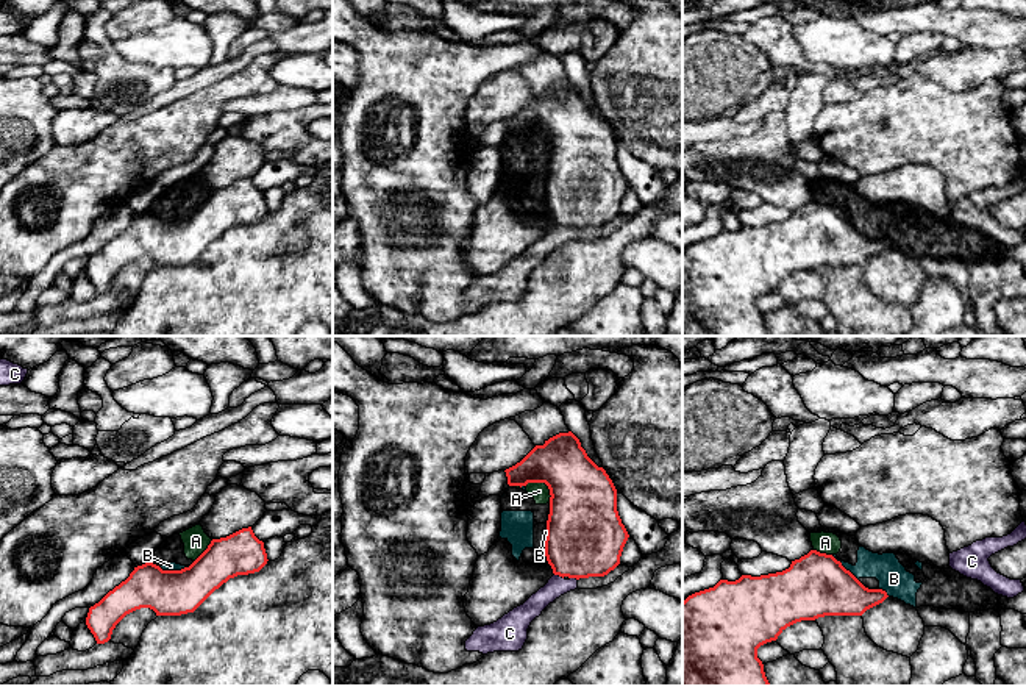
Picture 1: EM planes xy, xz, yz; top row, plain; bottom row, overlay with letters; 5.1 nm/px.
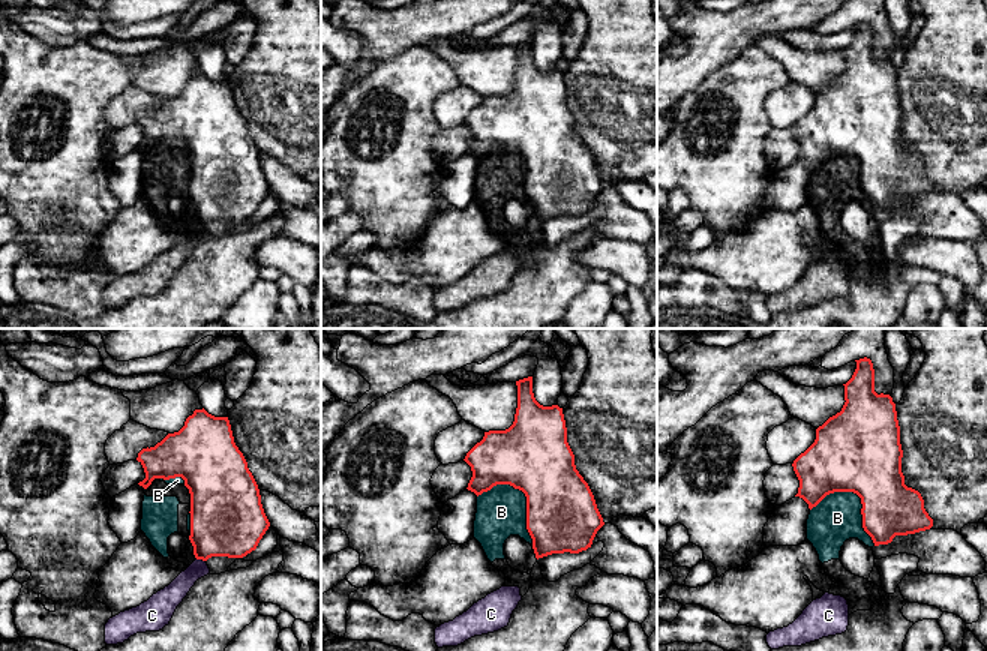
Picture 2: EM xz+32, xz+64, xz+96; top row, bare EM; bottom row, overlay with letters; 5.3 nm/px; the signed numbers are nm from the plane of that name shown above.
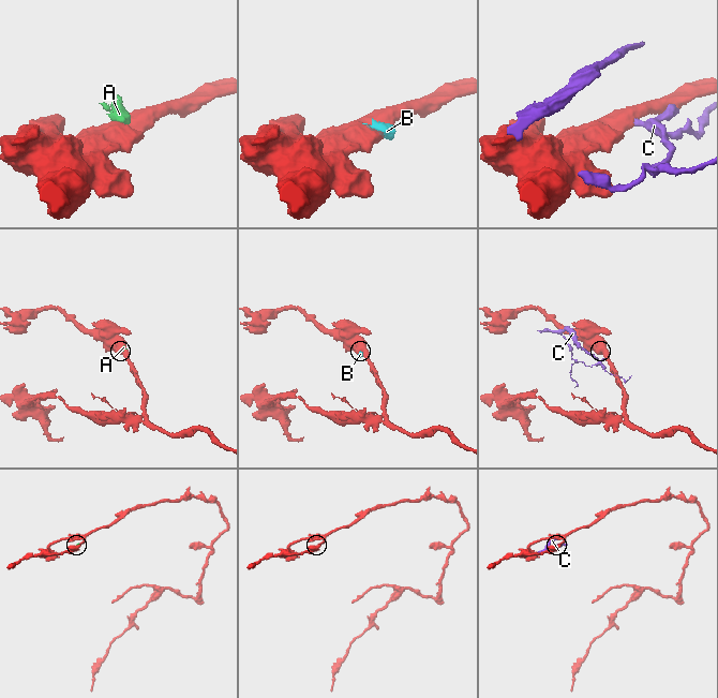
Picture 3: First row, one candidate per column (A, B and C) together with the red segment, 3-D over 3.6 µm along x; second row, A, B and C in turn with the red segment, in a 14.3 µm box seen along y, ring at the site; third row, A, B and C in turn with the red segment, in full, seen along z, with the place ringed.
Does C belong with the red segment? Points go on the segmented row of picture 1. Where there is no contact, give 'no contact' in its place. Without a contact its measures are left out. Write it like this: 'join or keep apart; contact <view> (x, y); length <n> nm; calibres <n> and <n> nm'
keep apart; contact xz (559, 575); length 50 nm; calibres 400 and 110 nm

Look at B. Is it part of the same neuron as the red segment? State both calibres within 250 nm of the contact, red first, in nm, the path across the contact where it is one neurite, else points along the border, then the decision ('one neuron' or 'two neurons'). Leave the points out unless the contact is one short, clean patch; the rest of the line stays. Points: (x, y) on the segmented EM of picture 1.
240 nm thick on the red side, 50 nm on the other; two neurons

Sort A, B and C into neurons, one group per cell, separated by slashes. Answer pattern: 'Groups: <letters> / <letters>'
Groups: A B / C

